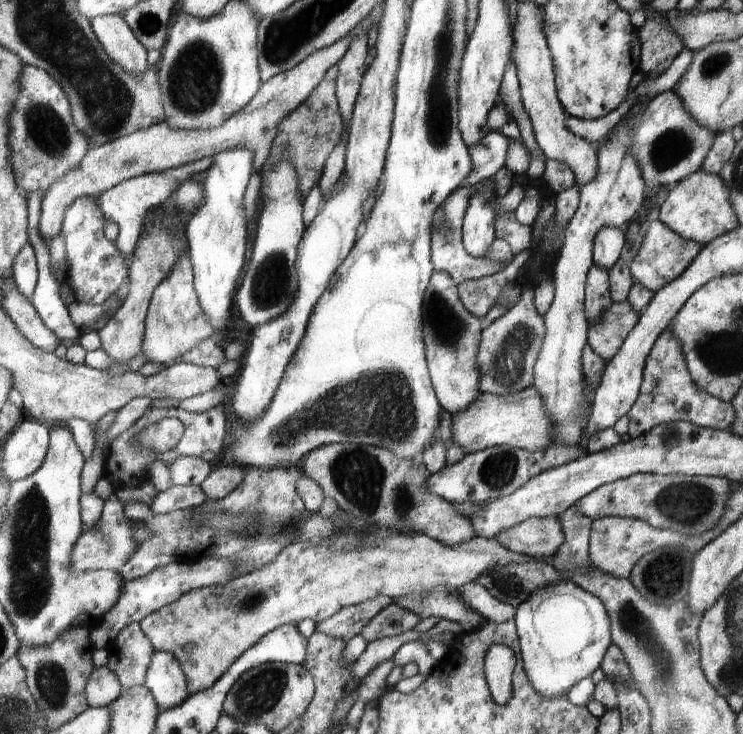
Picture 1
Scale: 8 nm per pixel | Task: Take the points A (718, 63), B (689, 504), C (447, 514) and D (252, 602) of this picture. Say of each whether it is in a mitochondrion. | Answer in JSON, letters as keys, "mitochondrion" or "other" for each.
{"A":"mitochondrion","B":"mitochondrion","C":"other","D":"mitochondrion"}

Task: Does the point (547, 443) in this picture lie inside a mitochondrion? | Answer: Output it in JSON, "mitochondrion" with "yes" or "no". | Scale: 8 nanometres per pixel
{"mitochondrion":"no"}

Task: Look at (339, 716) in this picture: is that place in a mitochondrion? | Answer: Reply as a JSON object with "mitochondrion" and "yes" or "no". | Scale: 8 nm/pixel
{"mitochondrion":"no"}

